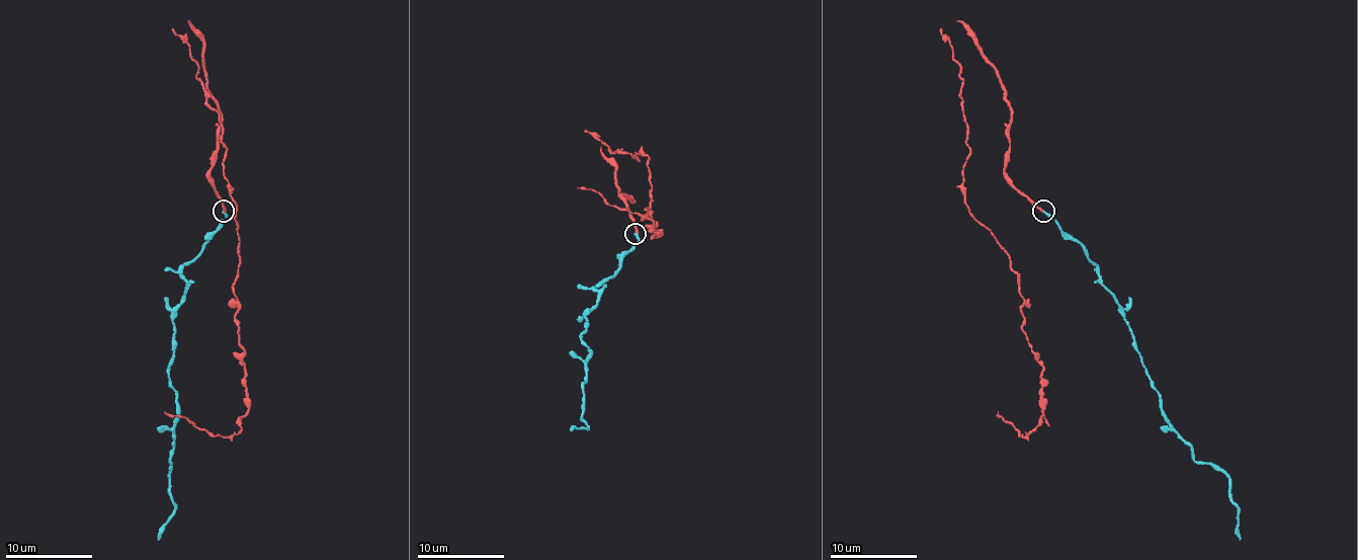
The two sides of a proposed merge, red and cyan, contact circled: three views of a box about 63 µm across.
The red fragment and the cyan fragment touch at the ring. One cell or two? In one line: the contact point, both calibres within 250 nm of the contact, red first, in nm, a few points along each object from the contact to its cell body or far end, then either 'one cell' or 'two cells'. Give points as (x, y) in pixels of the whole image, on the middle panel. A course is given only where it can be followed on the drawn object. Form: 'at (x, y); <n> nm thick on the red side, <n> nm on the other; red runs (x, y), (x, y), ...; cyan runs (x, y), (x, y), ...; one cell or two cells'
at (635, 233); 200 nm thick on the red side, 240 nm on the other; red runs (634, 233), (621, 198), (632, 201), (598, 136), (611, 153), (648, 157), (646, 209), (659, 233), (576, 187); cyan runs (634, 233), (637, 241), (594, 290), (598, 302), (585, 315), (587, 426), (570, 430); two cells

